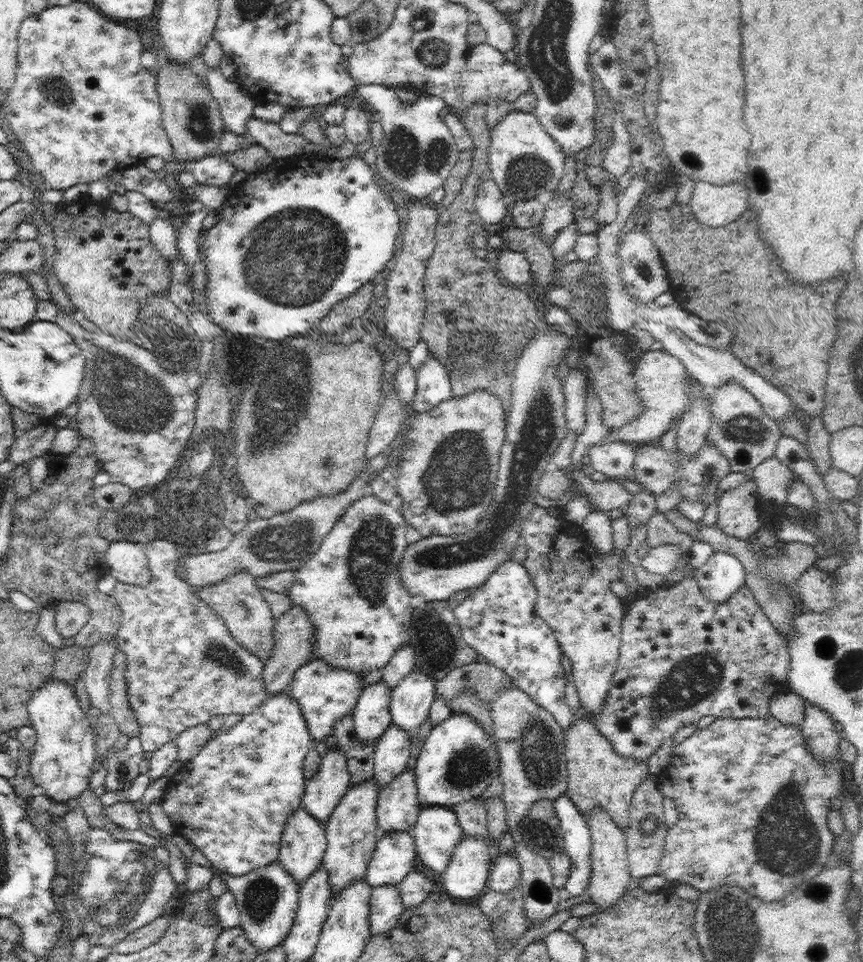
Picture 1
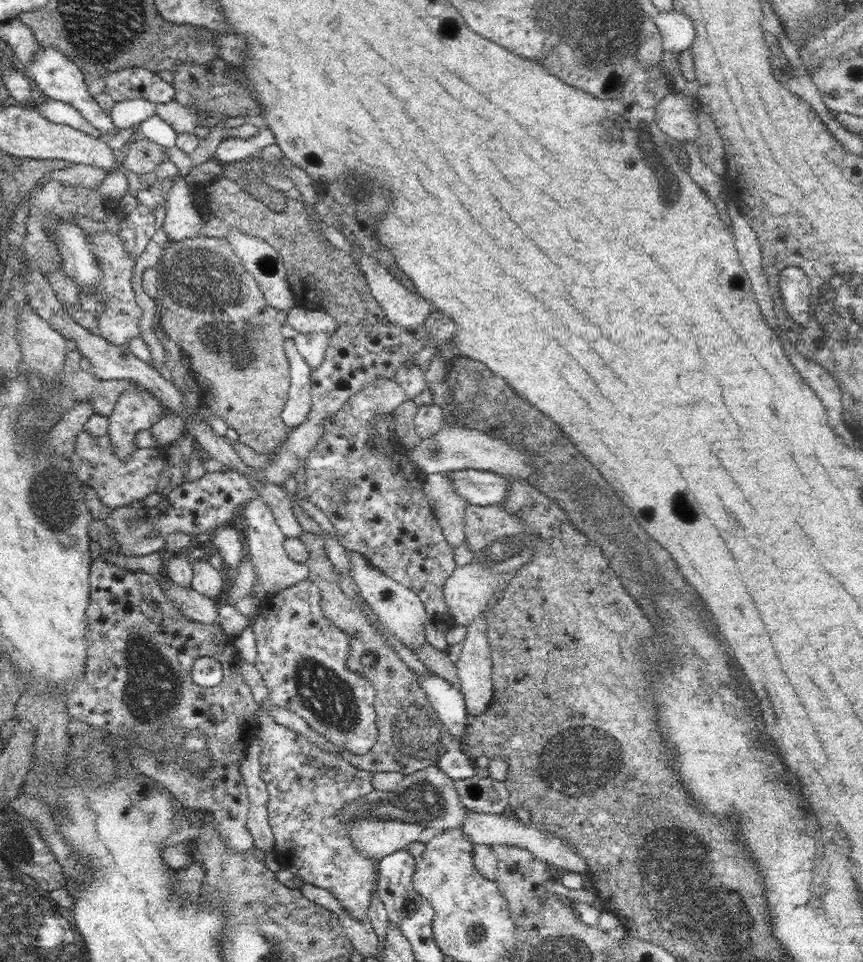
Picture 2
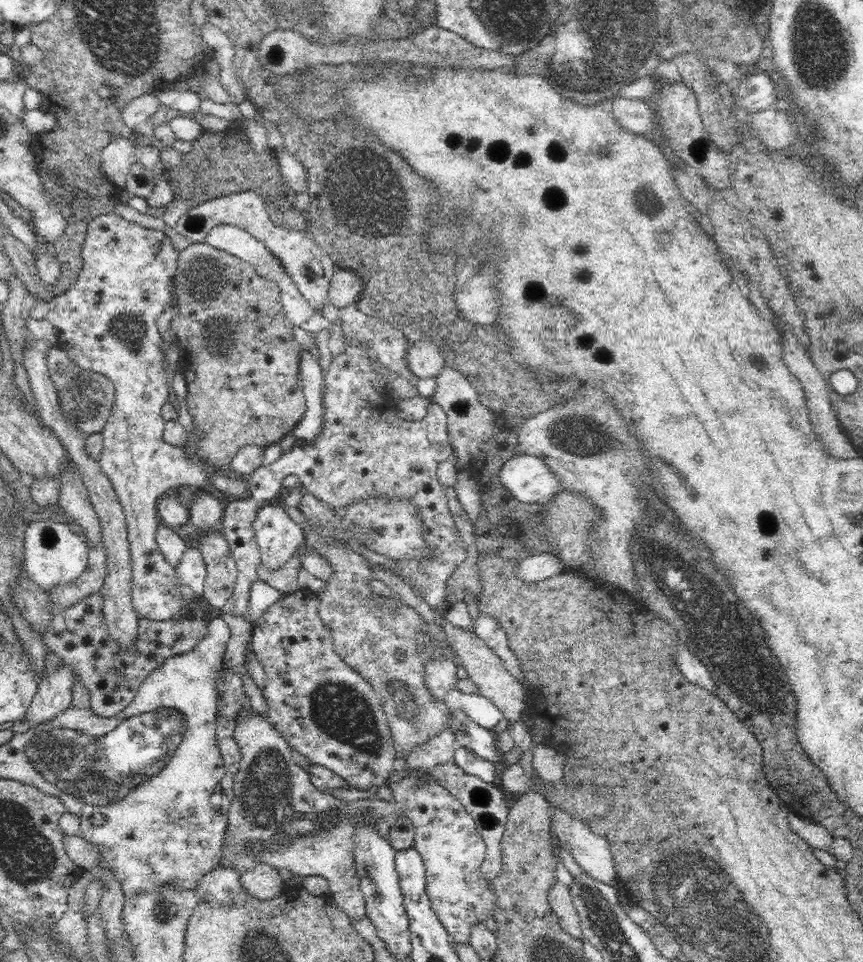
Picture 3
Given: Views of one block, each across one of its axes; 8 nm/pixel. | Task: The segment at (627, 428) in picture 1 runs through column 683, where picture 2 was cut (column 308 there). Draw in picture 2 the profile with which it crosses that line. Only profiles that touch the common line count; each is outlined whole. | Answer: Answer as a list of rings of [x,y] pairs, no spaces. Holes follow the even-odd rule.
[[[294,339],[285,340],[284,350],[290,364],[290,388],[281,415],[286,426],[292,429],[300,426],[312,408],[310,394],[312,369],[306,360],[302,359]]]

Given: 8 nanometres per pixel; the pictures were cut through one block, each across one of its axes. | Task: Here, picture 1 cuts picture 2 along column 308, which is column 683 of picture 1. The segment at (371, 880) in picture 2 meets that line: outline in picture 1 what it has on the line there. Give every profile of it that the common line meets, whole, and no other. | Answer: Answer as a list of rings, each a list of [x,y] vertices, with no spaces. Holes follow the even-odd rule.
[[[772,716],[746,719],[716,717],[714,722],[706,729],[697,729],[690,737],[673,748],[670,762],[664,770],[664,774],[662,774],[660,790],[665,797],[673,800],[679,812],[679,817],[676,824],[669,829],[668,835],[666,835],[658,873],[668,881],[678,884],[691,884],[700,892],[718,888],[723,884],[728,886],[735,884],[742,890],[761,898],[764,902],[783,900],[794,890],[795,886],[815,878],[831,860],[835,836],[828,827],[826,815],[831,811],[830,800],[844,794],[842,789],[842,784],[844,784],[842,771],[844,767],[845,764],[838,759],[829,760],[829,762],[816,760],[805,744],[800,726],[784,724]]]

